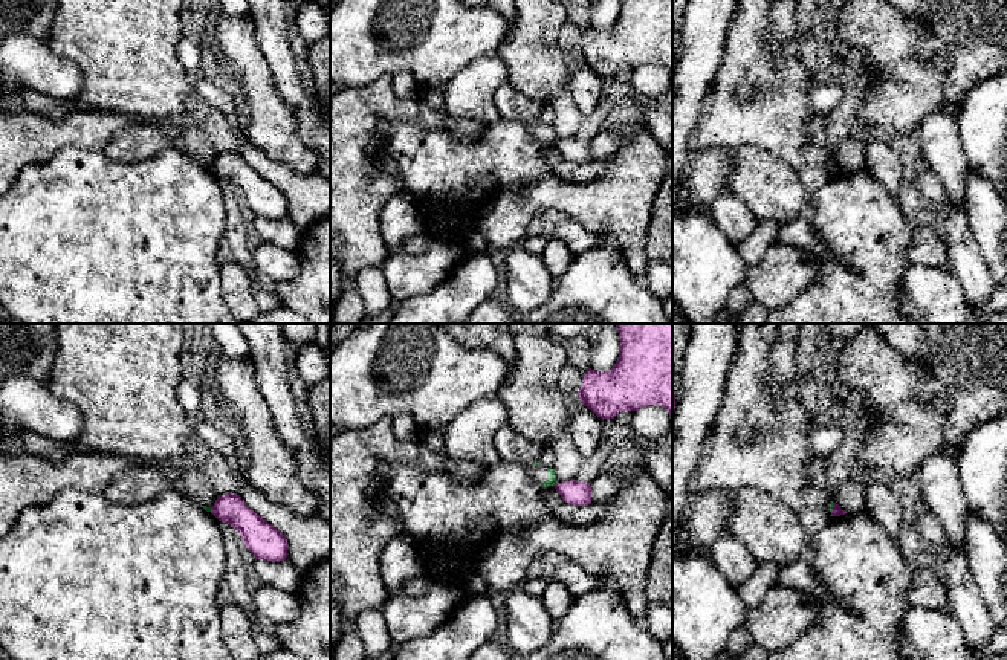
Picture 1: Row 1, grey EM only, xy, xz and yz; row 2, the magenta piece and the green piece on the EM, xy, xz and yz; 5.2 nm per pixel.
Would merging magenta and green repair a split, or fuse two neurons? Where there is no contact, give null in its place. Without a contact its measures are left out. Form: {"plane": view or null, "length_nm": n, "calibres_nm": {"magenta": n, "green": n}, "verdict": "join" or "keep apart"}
{"plane": "xz", "length_nm": 30, "calibres_nm": {"magenta": 130, "green": 50}, "verdict": "keep apart"}

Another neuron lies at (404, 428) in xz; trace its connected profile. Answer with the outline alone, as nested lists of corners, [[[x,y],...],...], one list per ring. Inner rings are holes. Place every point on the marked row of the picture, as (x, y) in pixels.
[[[399,414],[393,417],[393,434],[400,442],[417,440],[417,426],[411,416]]]

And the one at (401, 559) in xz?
[[[397,536],[380,553],[380,581],[387,591],[397,594],[403,584],[426,571],[425,555],[413,542]]]

